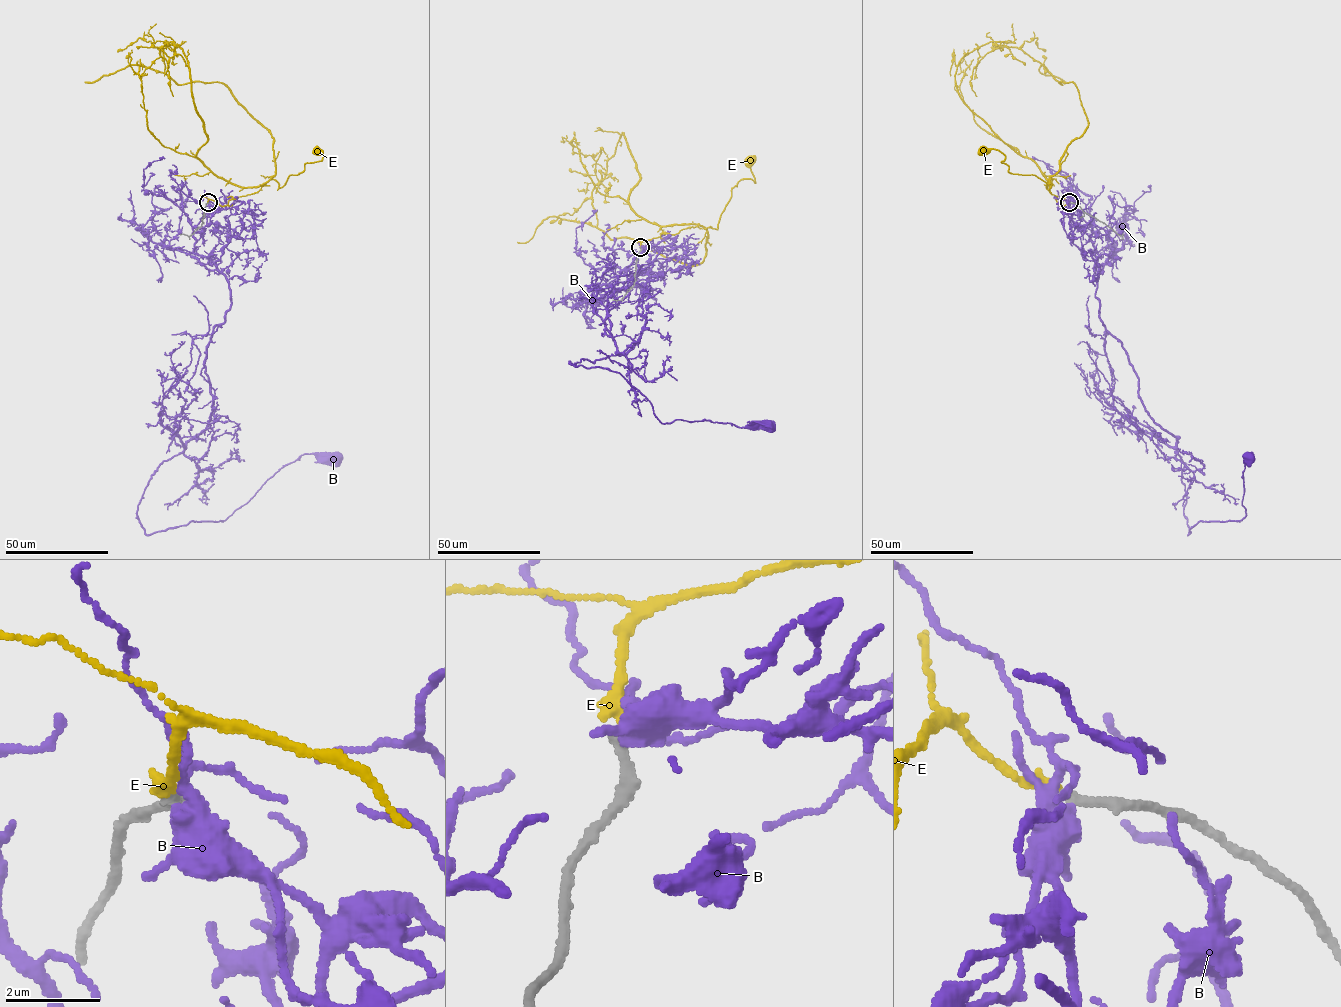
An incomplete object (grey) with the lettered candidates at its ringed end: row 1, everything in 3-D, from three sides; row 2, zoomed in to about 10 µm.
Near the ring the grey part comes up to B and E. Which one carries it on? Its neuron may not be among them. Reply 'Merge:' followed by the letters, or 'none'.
Merge: E

